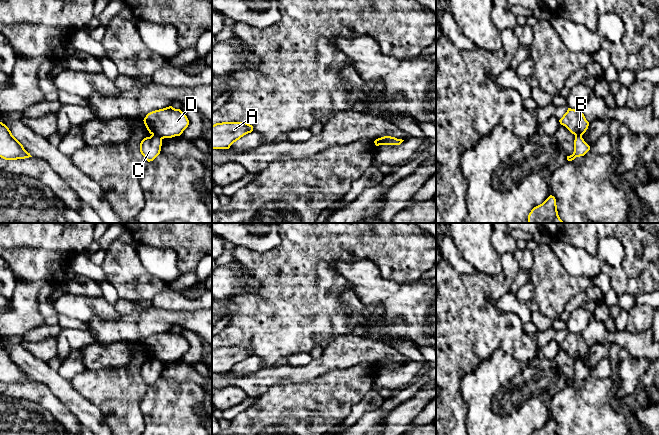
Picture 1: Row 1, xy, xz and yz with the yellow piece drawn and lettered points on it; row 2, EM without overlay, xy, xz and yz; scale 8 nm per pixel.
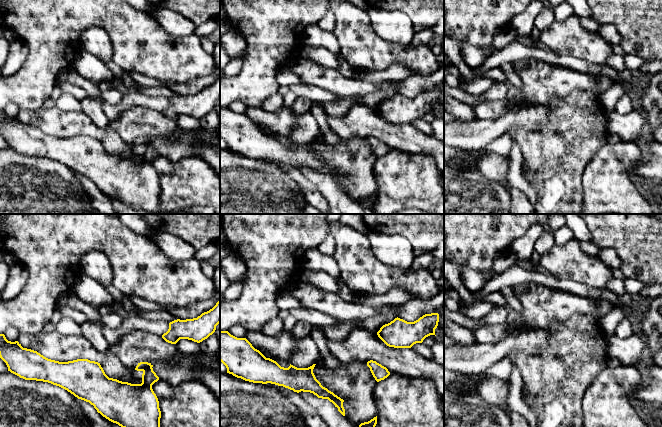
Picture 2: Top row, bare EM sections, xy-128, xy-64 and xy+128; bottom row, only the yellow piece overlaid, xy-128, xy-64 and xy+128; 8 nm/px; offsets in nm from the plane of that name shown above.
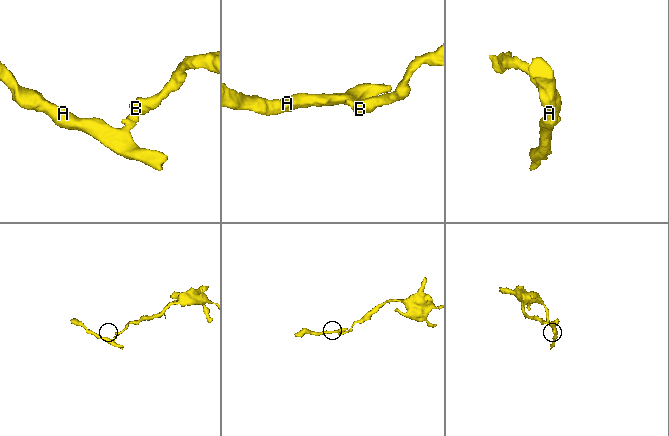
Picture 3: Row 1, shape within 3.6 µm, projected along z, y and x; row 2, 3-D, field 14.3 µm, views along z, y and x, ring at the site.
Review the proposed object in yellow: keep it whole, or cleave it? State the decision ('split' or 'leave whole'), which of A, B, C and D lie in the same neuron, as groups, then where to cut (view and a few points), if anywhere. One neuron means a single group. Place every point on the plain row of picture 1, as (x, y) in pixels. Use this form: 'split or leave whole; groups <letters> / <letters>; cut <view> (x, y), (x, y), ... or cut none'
split; groups A C / B D; cut xy (152, 357), (162, 362)

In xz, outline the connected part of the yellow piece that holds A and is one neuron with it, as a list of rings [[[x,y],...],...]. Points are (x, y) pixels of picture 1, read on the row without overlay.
[[[222,346],[212,349],[212,373],[229,373],[244,359],[251,357],[253,350],[246,346]]]

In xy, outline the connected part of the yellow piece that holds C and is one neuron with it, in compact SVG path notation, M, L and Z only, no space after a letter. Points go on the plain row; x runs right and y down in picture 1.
M152 358L150 361L146 361L141 365L140 376L150 386L160 378L161 370L162 362Z

